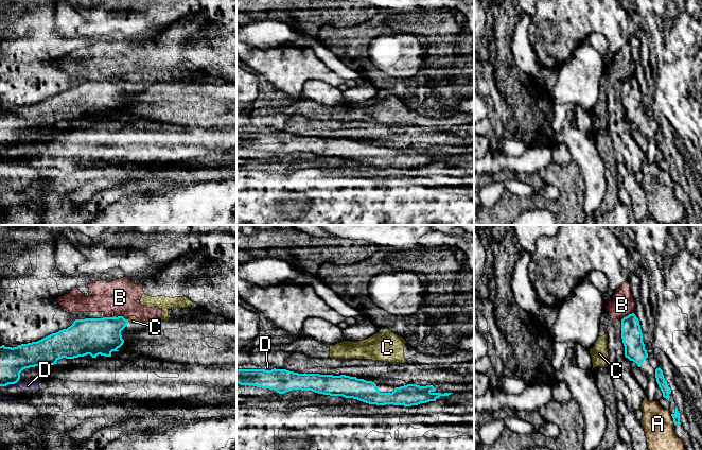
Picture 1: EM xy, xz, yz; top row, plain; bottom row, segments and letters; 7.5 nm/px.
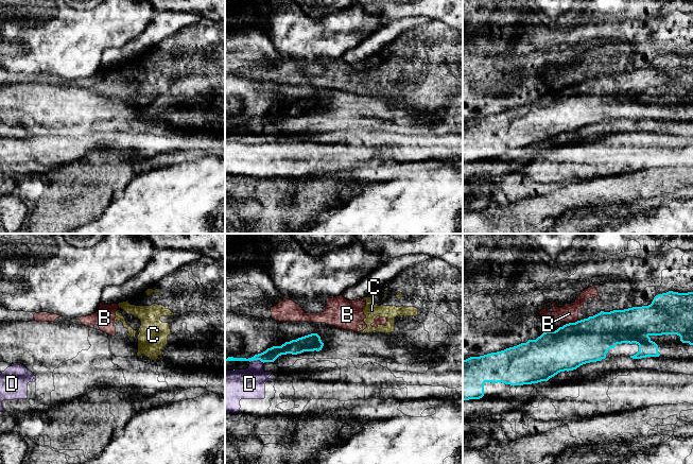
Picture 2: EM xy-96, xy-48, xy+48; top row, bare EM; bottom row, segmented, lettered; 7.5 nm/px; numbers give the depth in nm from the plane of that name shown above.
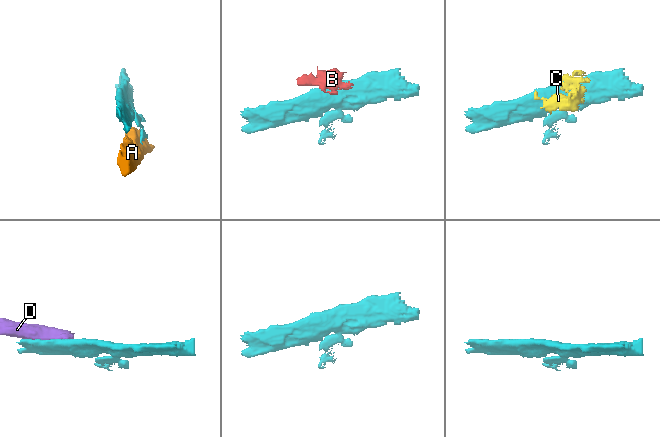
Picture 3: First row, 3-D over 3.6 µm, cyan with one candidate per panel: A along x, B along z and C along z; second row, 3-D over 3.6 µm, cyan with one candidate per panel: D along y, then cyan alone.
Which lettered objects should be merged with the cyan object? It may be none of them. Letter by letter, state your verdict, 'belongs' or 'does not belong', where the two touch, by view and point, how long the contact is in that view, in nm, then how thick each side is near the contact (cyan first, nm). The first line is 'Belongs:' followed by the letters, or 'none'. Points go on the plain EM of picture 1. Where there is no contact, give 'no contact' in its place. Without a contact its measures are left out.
Belongs: none
A: does not belong | yz (673, 182) | 90 nm | 60/240 nm
B: does not belong | xy (118, 79) | 180 nm | 280/280 nm
C: does not belong | xy (127, 83) | 30 nm | 280/60 nm
D: does not belong | xy (10, 145) | 170 nm | 200/90 nm

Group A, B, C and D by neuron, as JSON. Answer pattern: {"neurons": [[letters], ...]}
{"neurons": [["A"], ["B", "C"], ["D"]]}

